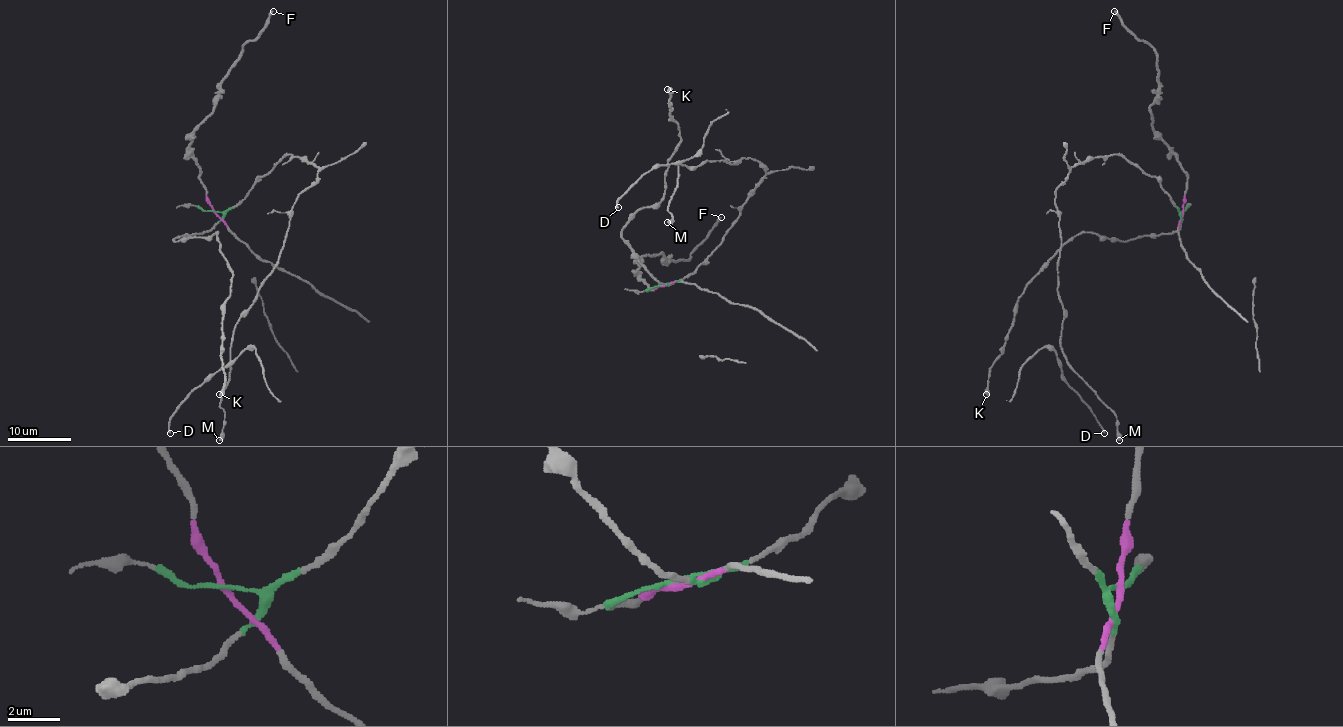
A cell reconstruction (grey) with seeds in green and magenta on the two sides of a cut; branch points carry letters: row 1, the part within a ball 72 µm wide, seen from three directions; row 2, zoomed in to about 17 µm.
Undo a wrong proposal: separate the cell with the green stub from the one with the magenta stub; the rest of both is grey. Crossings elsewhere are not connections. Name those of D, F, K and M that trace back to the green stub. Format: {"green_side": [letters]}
{"green_side": ["D", "K", "M"]}

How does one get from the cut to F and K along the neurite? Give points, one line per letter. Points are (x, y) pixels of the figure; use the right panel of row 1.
F: (1183, 211), (1186, 171), (1153, 127), (1153, 114), (1150, 111), (1156, 95), (1158, 55), (1135, 36), (1114, 10)
K: (1181, 211), (1177, 230), (1122, 242), (1092, 232), (1071, 237), (1016, 304), (1014, 325), (990, 369), (987, 395)

